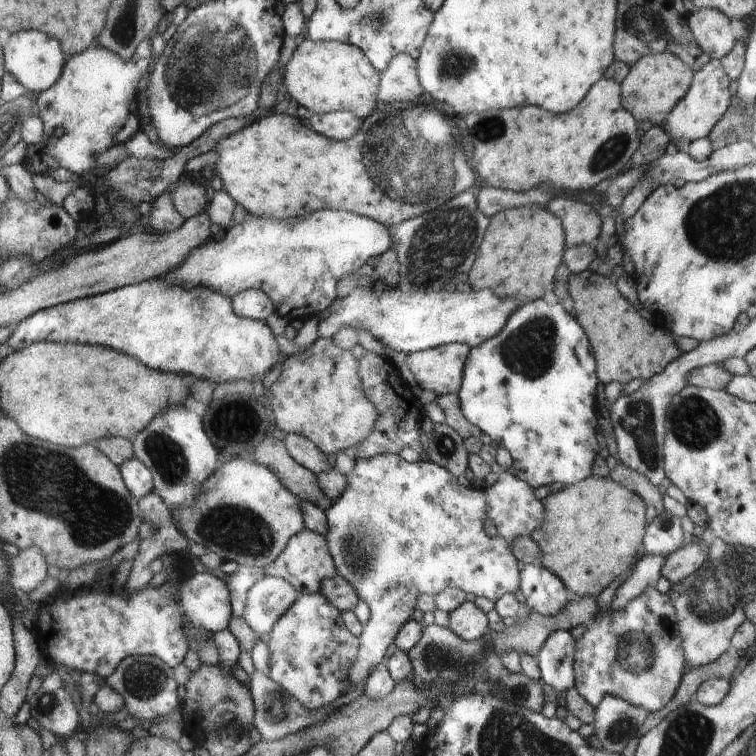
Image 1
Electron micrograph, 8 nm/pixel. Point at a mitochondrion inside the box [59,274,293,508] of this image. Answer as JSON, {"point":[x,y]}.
{"point":[168,457]}

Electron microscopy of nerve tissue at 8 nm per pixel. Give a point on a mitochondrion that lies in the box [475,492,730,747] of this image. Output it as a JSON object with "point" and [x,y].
{"point":[636,653]}

